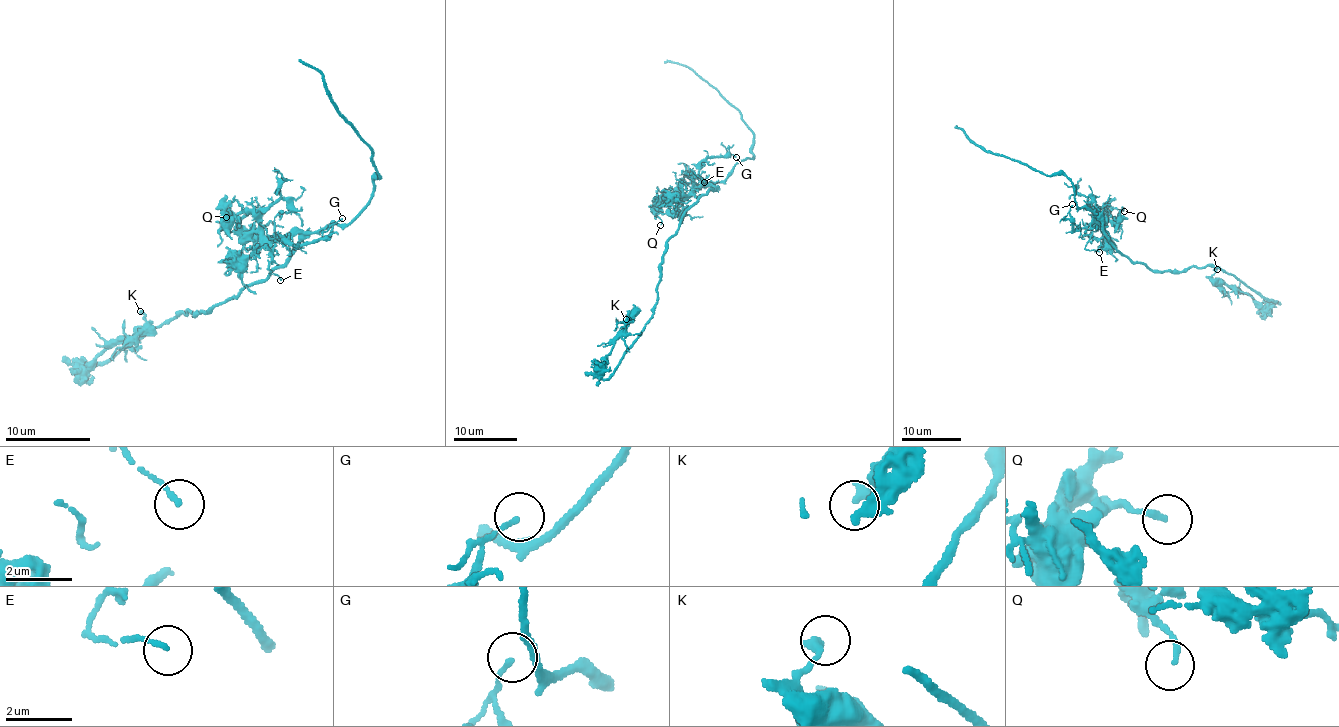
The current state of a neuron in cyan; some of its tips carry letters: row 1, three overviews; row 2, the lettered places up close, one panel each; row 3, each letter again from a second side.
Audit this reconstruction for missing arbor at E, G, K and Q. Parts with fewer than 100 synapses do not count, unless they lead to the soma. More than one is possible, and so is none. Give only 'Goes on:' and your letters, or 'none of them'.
Goes on: none of them

